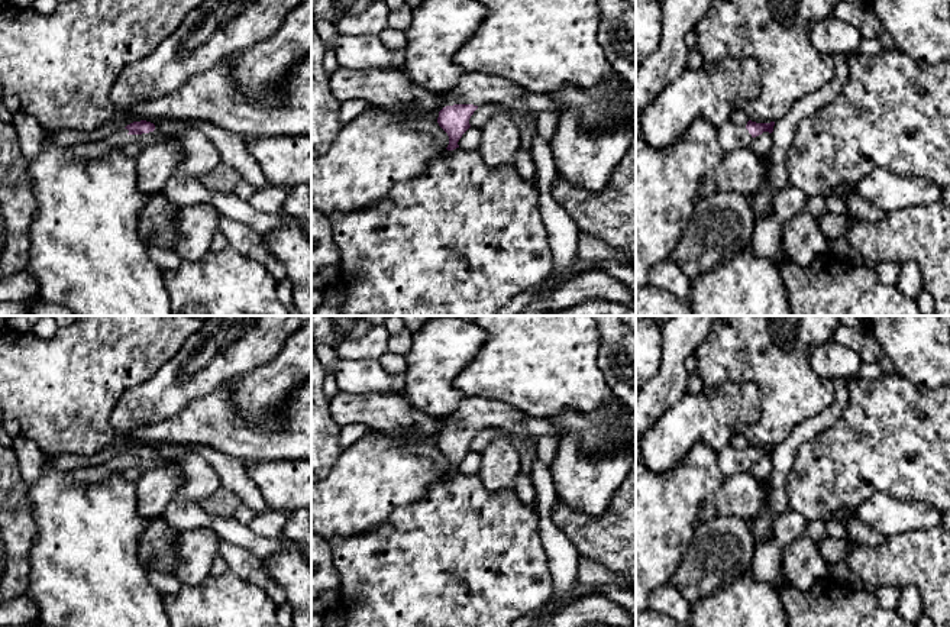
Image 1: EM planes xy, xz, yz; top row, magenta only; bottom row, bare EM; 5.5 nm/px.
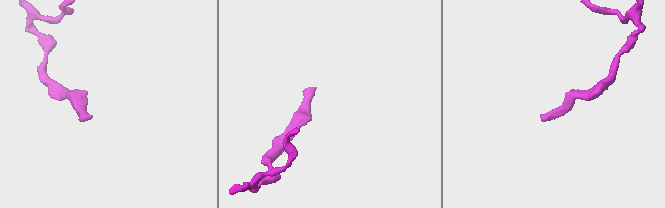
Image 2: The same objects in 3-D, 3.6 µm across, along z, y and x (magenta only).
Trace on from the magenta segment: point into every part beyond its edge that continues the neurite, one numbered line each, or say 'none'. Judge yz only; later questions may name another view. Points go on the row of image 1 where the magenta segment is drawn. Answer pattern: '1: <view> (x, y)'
1: yz (730, 136)

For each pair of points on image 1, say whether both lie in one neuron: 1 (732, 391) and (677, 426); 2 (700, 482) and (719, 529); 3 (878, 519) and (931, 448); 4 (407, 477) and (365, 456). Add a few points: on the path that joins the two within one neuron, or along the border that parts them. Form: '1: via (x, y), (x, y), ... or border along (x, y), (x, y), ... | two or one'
1: via (717, 393), (710, 394), (691, 416) | one
2: border along (717, 514), (705, 520), (695, 530), (691, 540) | two
3: border along (926, 501), (873, 493), (859, 506) | two
4: via (397, 475), (384, 475), (375, 466) | one

